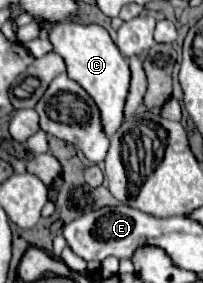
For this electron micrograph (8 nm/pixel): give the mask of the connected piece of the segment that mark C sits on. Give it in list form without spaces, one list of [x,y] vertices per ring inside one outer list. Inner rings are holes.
[[[65,20],[49,32],[49,42],[53,44],[53,52],[57,52],[65,60],[67,74],[75,82],[79,82],[87,90],[87,94],[97,102],[101,110],[103,130],[107,136],[113,136],[123,122],[123,106],[129,92],[131,72],[129,72],[127,60],[121,56],[109,32],[103,26],[93,22],[81,24],[81,22]]]

